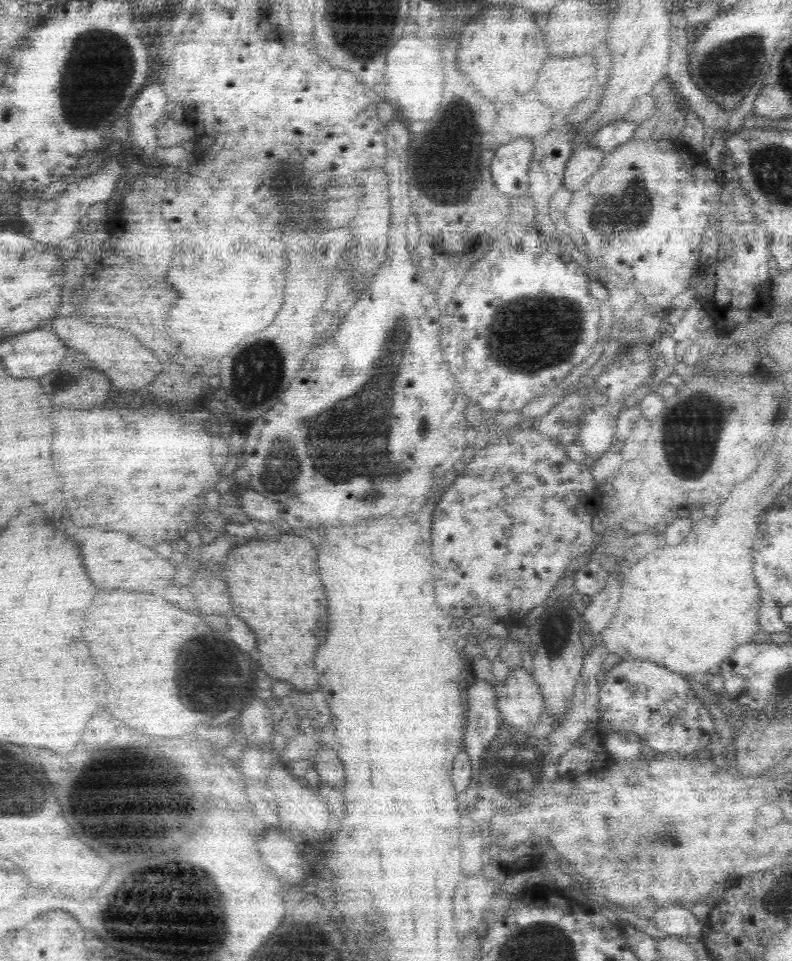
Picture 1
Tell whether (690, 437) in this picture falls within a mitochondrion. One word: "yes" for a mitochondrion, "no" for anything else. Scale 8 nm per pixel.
yes

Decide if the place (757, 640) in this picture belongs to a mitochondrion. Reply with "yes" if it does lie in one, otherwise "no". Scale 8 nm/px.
no

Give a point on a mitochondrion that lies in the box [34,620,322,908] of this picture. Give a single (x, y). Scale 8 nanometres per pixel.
(108, 786)

